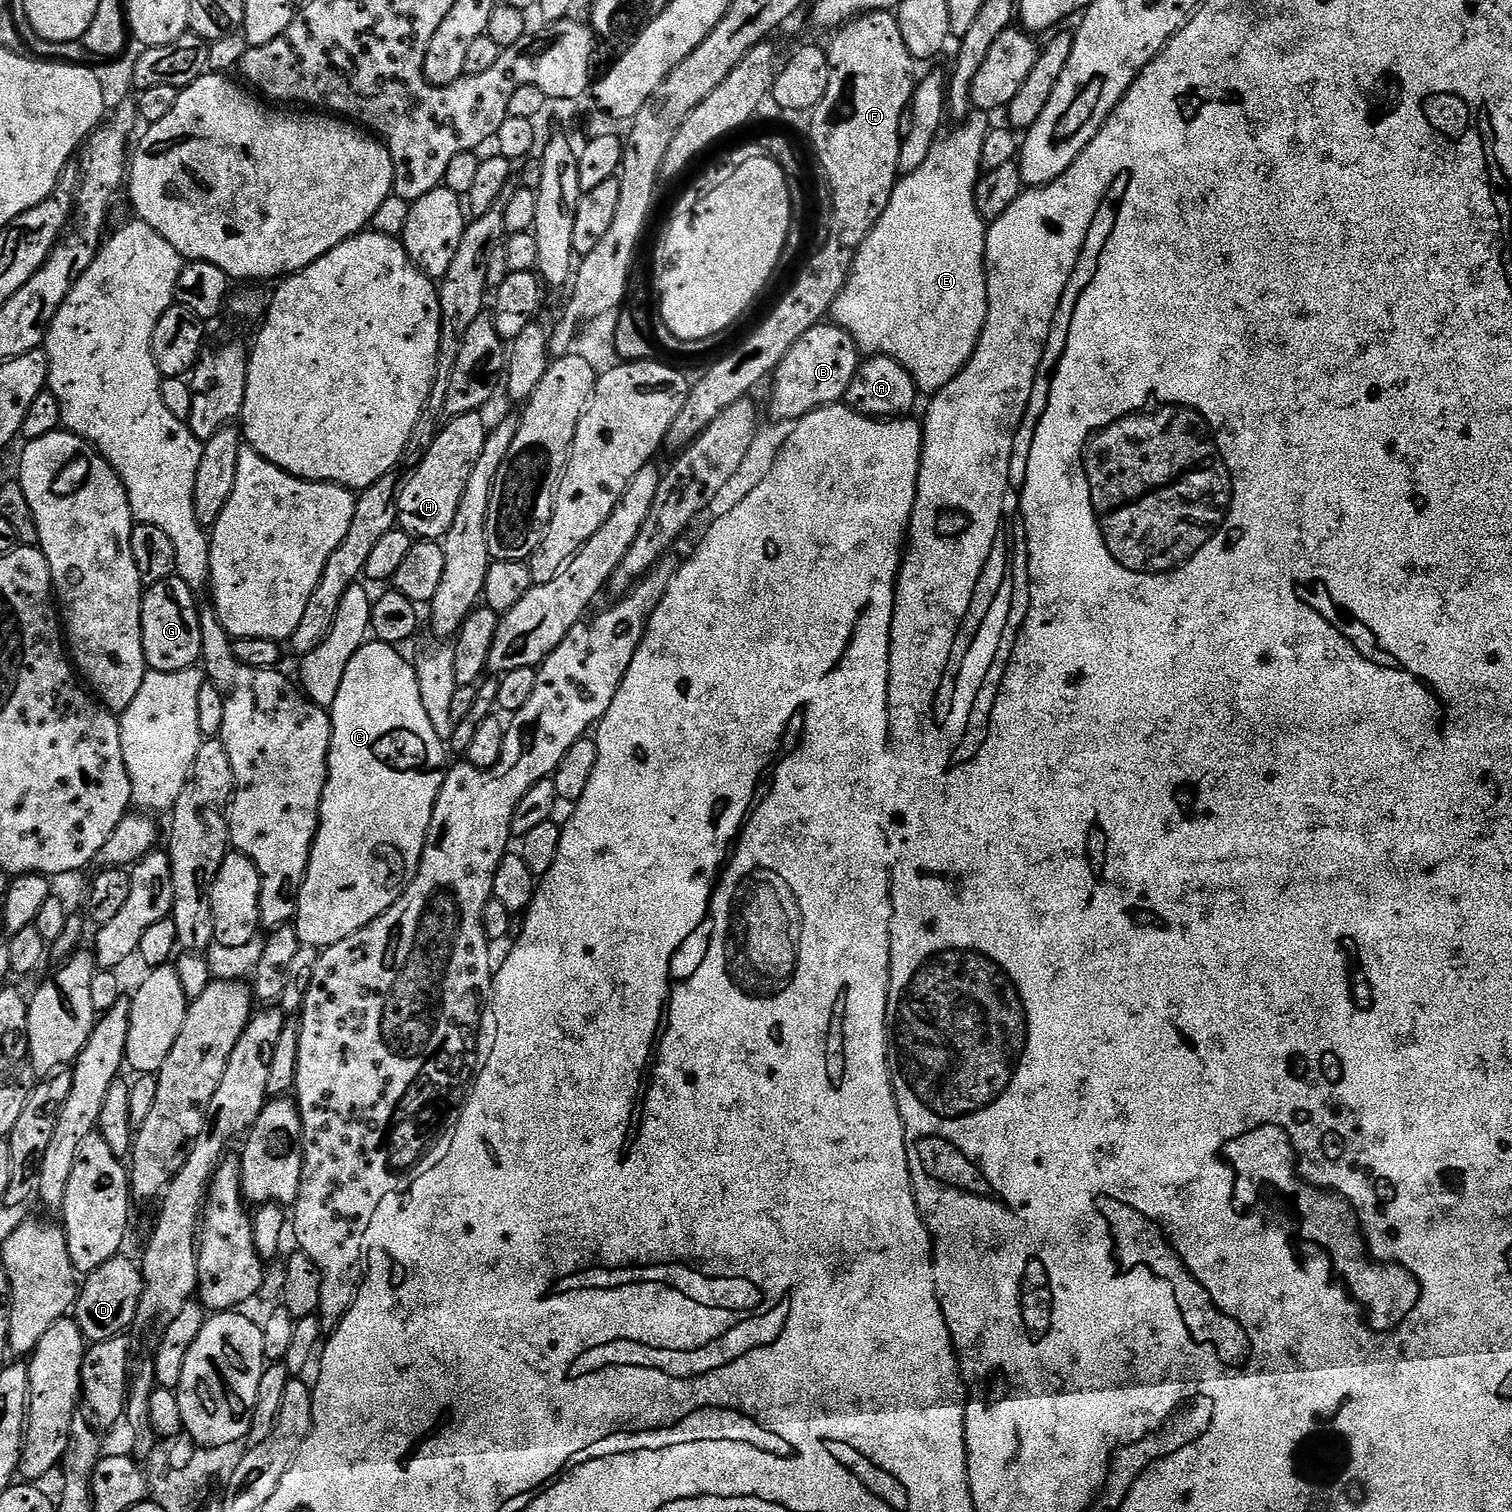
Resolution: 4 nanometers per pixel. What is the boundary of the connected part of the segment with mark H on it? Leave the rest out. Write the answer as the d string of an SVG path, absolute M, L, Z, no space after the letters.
M471 412L461 416L451 417L448 425L437 431L434 442L424 450L422 462L416 471L404 481L404 489L396 503L396 519L399 527L417 541L439 541L450 530L450 522L454 522L454 514L458 514L458 502L462 502L462 493L466 491L466 482L470 482L470 474L482 458L482 446L486 446L486 438L490 431L489 425L484 425L483 415L480 412Z

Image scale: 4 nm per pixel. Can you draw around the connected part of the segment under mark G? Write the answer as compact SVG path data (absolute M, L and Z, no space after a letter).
M174 574L165 578L157 584L147 585L144 601L140 609L142 610L142 646L144 647L145 665L153 672L177 672L193 667L201 659L202 650L202 630L200 629L200 608L198 607L197 593L182 582Z

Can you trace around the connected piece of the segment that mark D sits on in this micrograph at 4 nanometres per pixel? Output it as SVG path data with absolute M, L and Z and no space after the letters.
M127 1254L110 1258L98 1270L87 1273L85 1282L79 1289L74 1305L74 1318L82 1330L85 1341L97 1344L115 1336L123 1336L136 1323L138 1306L144 1293L144 1273Z

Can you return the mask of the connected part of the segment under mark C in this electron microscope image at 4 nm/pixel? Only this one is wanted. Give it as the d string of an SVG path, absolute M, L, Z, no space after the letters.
M369 642L363 644L350 658L350 666L346 666L346 674L342 678L342 686L338 690L338 698L334 698L330 715L332 718L332 741L328 751L328 777L326 786L322 790L322 802L320 803L320 829L316 832L316 837L312 843L312 853L308 859L308 869L304 875L304 881L300 887L300 894L296 898L296 919L294 927L301 945L308 944L315 950L323 950L342 942L342 938L350 938L350 934L358 934L362 926L374 922L410 886L410 882L416 876L416 871L420 865L420 859L426 846L426 838L430 830L430 822L434 814L434 806L438 794L444 785L446 775L446 763L444 764L445 741L438 738L438 733L434 731L434 726L430 722L430 717L426 714L426 709L422 706L422 694L418 690L418 678L413 661L407 660L400 653L399 647L382 644L379 642Z

